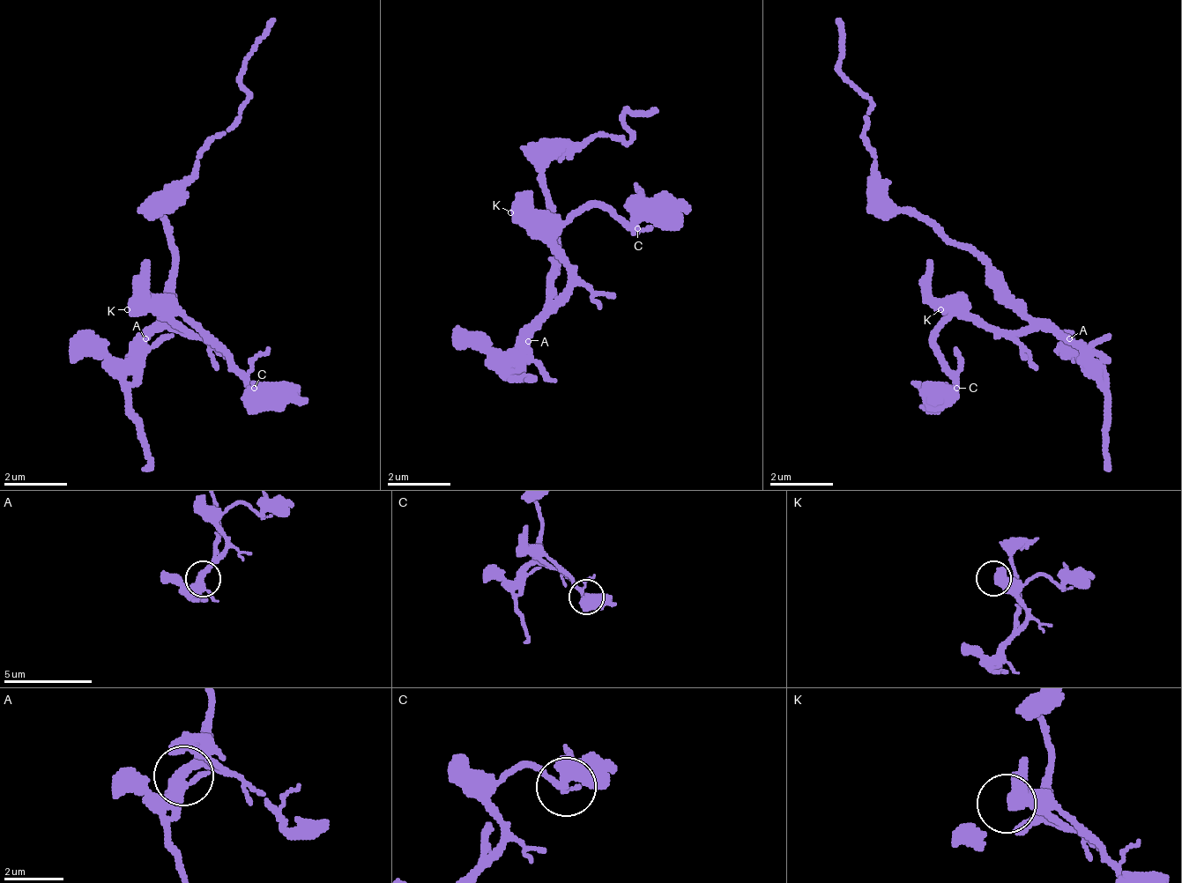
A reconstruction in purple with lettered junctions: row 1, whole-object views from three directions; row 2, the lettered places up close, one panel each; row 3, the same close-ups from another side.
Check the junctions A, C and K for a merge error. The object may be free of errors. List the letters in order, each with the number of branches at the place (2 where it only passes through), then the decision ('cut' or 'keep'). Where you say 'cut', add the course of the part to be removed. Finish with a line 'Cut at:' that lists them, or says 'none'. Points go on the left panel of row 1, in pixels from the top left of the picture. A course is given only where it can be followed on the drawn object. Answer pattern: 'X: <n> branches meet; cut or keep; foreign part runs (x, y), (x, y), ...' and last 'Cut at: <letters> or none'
A: 3 branches meet; cut; foreign part runs (143, 341), (174, 262), (159, 206), (238, 119), (246, 55), (278, 16)
C: 3 branches meet; keep
K: 2 branches meet; keep
Cut at: A

